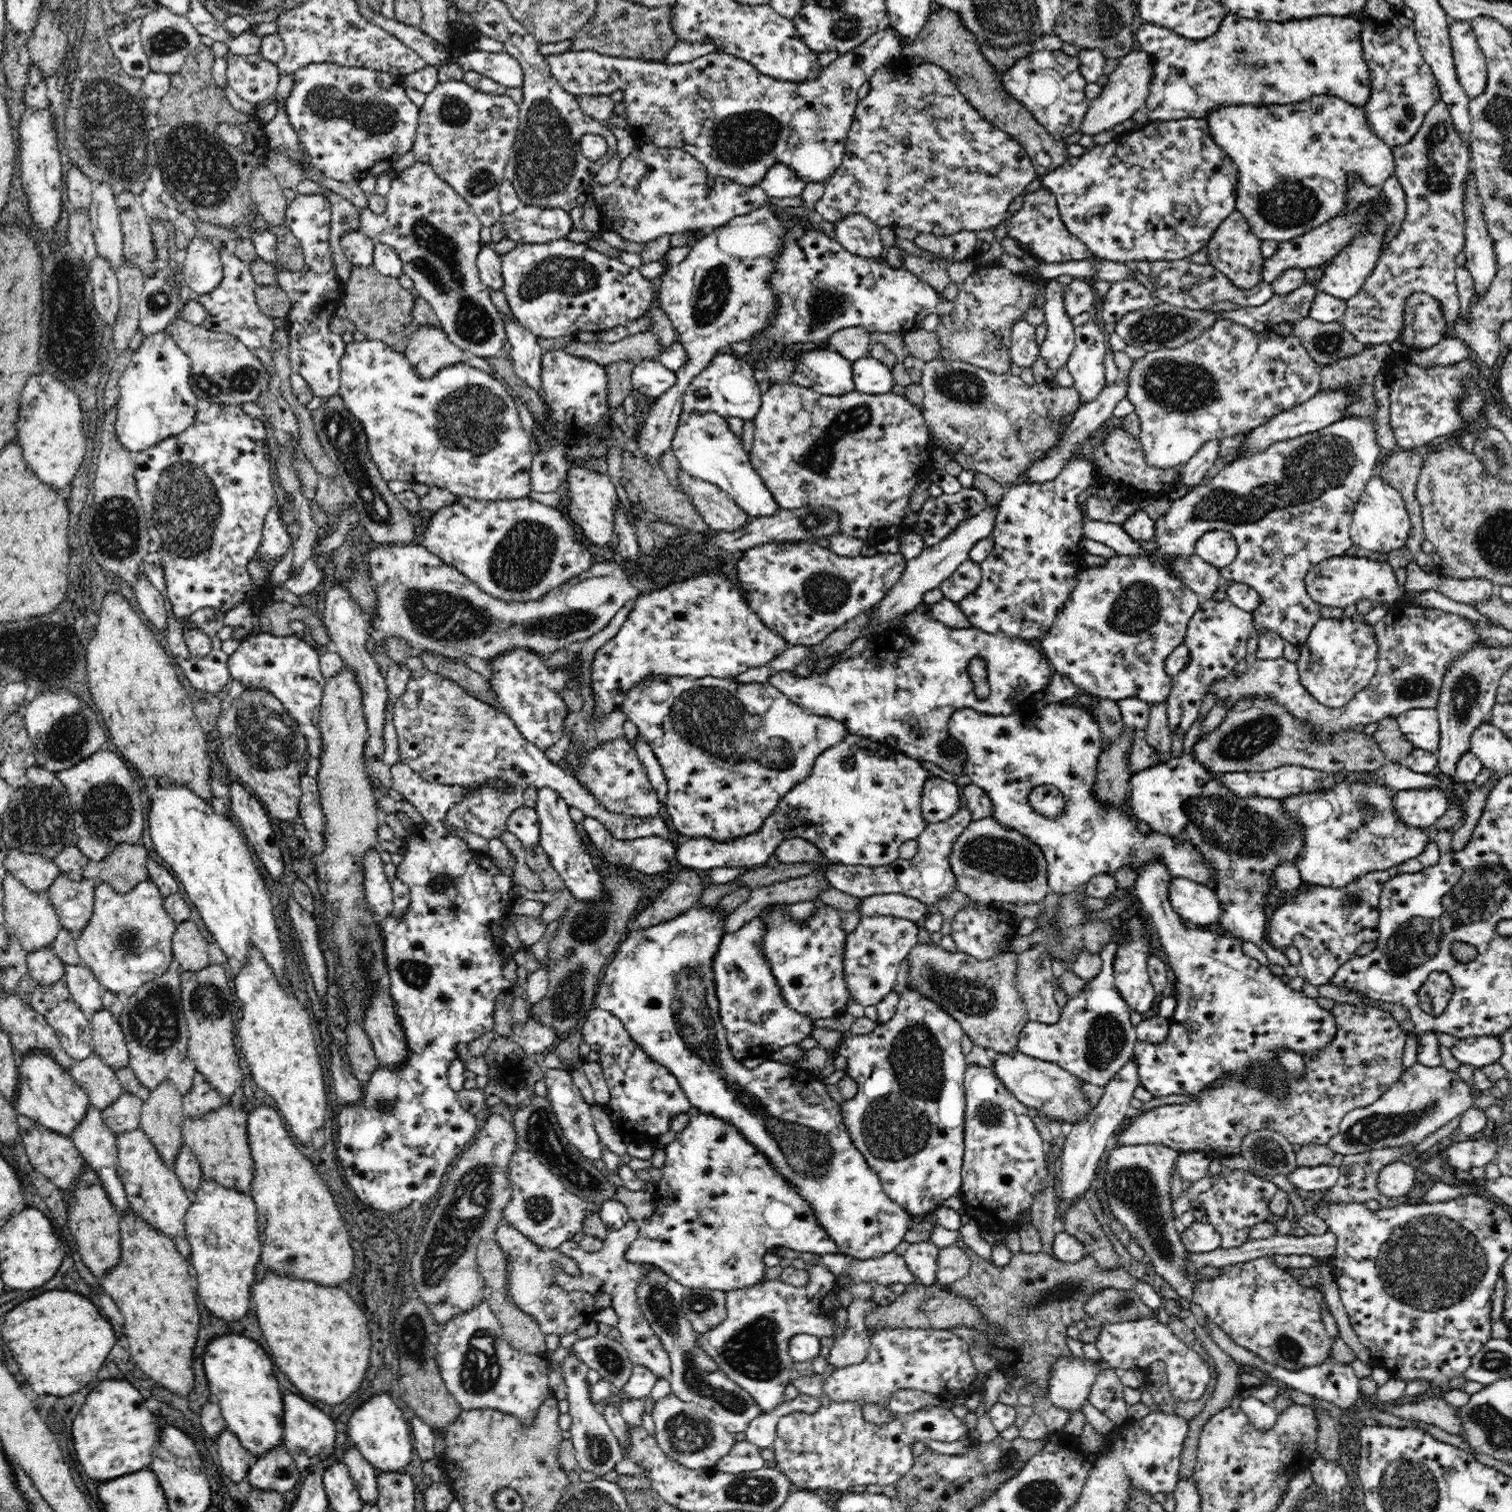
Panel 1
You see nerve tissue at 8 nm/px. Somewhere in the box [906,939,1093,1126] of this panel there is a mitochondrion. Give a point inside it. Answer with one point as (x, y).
(963, 994)

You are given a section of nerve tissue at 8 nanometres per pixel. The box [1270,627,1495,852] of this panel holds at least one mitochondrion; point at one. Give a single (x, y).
(1467, 689)

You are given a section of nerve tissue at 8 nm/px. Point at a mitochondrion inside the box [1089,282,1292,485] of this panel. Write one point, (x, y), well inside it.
(1177, 386)

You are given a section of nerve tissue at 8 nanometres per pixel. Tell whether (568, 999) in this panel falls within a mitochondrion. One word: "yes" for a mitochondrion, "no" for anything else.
yes

